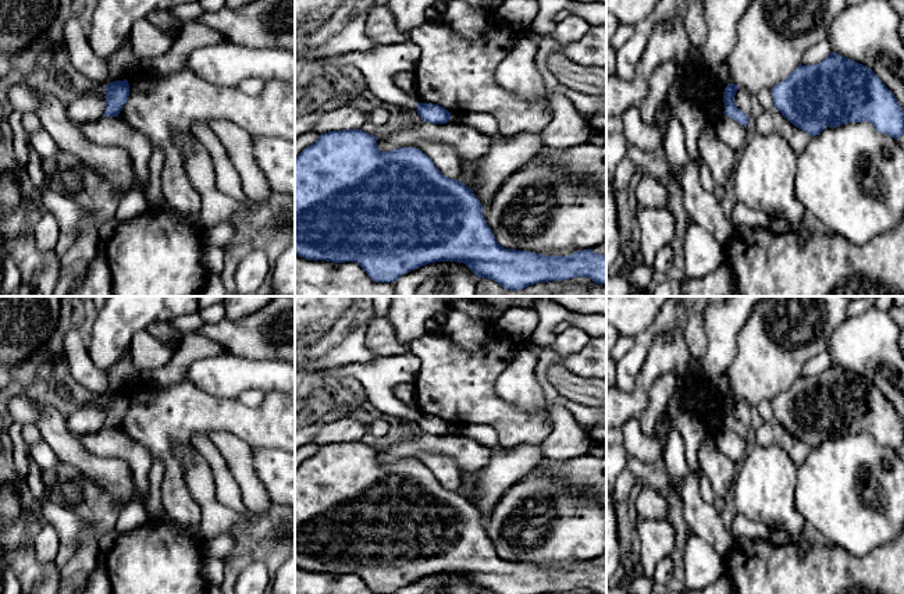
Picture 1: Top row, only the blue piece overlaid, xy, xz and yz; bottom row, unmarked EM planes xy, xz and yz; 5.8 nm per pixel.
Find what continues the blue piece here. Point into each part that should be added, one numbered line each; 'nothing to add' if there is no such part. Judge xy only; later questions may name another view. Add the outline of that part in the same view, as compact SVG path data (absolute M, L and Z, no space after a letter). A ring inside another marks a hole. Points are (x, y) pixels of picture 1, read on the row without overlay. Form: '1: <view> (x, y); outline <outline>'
nothing to add

